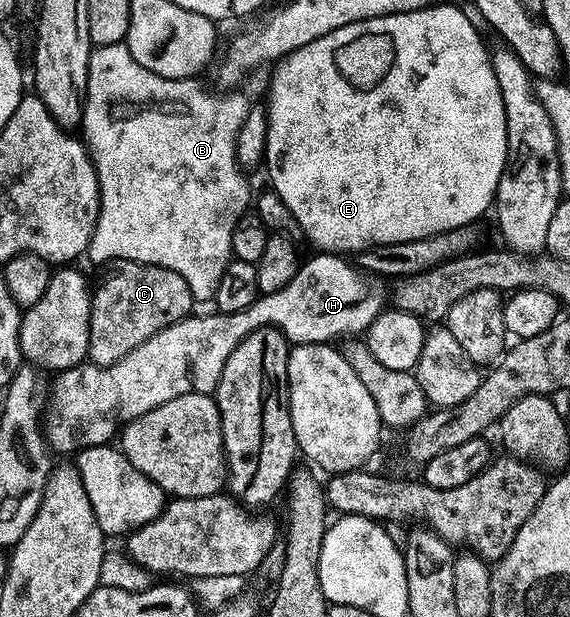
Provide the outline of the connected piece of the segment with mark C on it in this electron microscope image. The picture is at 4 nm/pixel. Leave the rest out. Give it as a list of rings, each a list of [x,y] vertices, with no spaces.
[[[117,260],[104,267],[101,279],[91,290],[88,361],[95,366],[115,364],[127,352],[139,348],[155,332],[190,317],[193,293],[179,272],[148,266],[142,262]]]

